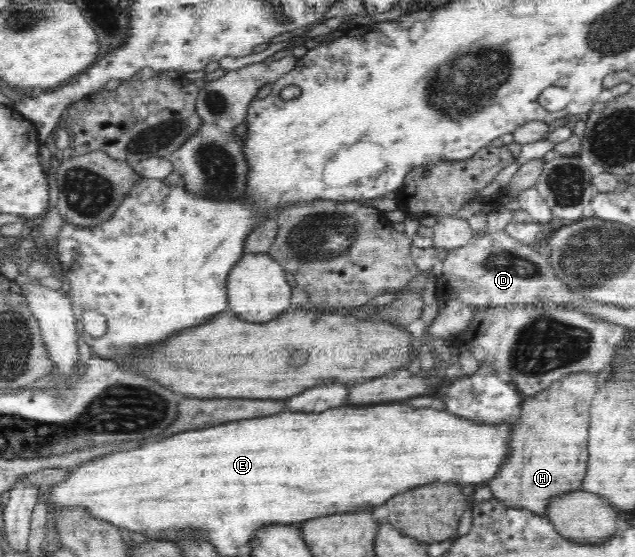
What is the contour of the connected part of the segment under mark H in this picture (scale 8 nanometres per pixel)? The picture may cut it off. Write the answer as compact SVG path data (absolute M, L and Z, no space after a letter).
M567 376L565 380L559 380L557 384L552 384L551 387L539 394L534 395L533 397L525 397L523 404L521 404L521 411L518 414L516 426L512 428L512 438L511 438L511 454L508 458L504 460L504 466L501 467L500 472L497 472L497 476L489 481L488 486L491 489L493 498L497 499L498 502L501 502L502 506L515 507L519 509L525 509L526 511L533 511L535 515L547 516L547 506L551 504L553 498L556 498L557 495L565 495L568 492L573 492L581 489L582 479L585 477L587 469L587 460L589 454L588 450L585 448L587 446L587 430L589 430L589 416L579 416L583 412L587 412L591 408L591 400L597 392L597 376Z

